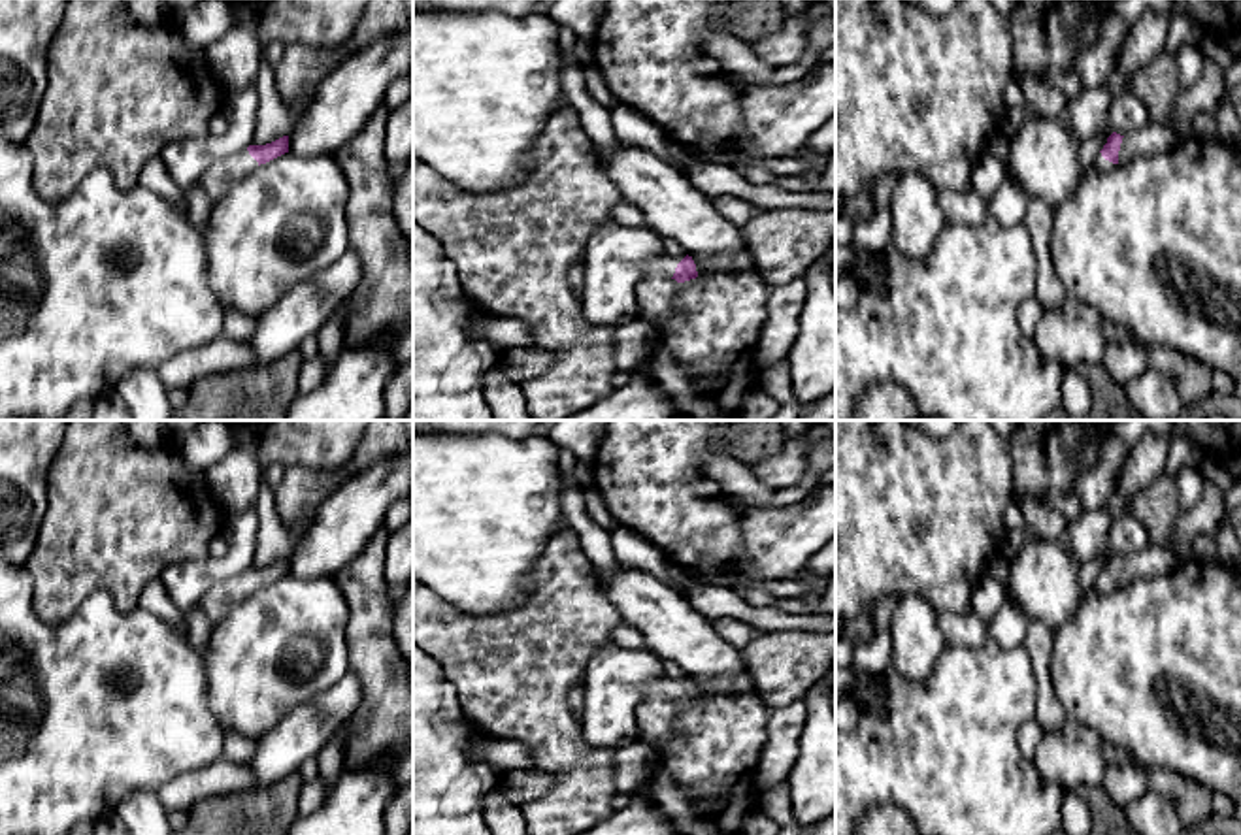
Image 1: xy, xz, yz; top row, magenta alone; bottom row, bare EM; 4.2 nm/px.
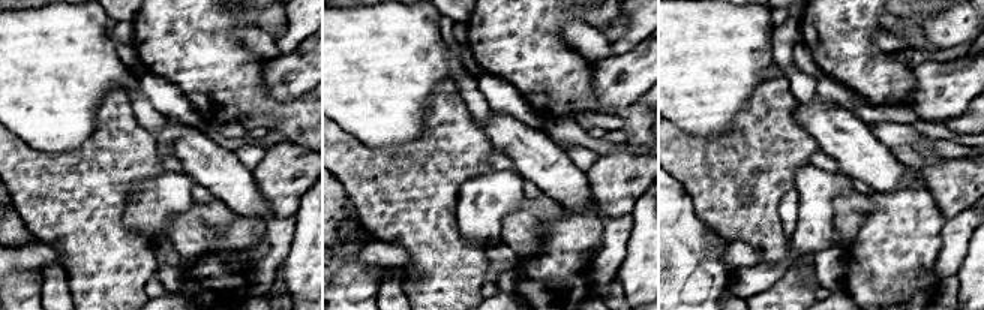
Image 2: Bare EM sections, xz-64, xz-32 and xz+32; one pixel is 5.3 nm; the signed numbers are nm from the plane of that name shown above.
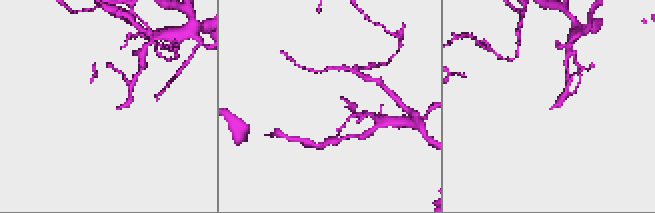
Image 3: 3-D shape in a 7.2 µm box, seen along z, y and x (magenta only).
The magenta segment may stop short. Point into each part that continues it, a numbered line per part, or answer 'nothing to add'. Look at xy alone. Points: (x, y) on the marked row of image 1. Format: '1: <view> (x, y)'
1: xy (221, 176)

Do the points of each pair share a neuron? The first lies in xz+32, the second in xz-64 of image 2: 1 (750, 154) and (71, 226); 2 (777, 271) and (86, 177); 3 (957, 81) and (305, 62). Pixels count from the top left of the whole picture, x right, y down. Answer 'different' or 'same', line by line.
1: same
2: different
3: same

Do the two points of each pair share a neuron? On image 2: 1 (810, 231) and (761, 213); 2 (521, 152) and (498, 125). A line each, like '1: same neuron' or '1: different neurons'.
1: different neurons
2: same neuron

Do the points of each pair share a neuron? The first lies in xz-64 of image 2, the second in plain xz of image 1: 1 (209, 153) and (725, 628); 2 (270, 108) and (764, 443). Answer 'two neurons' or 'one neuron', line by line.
1: two neurons
2: two neurons

